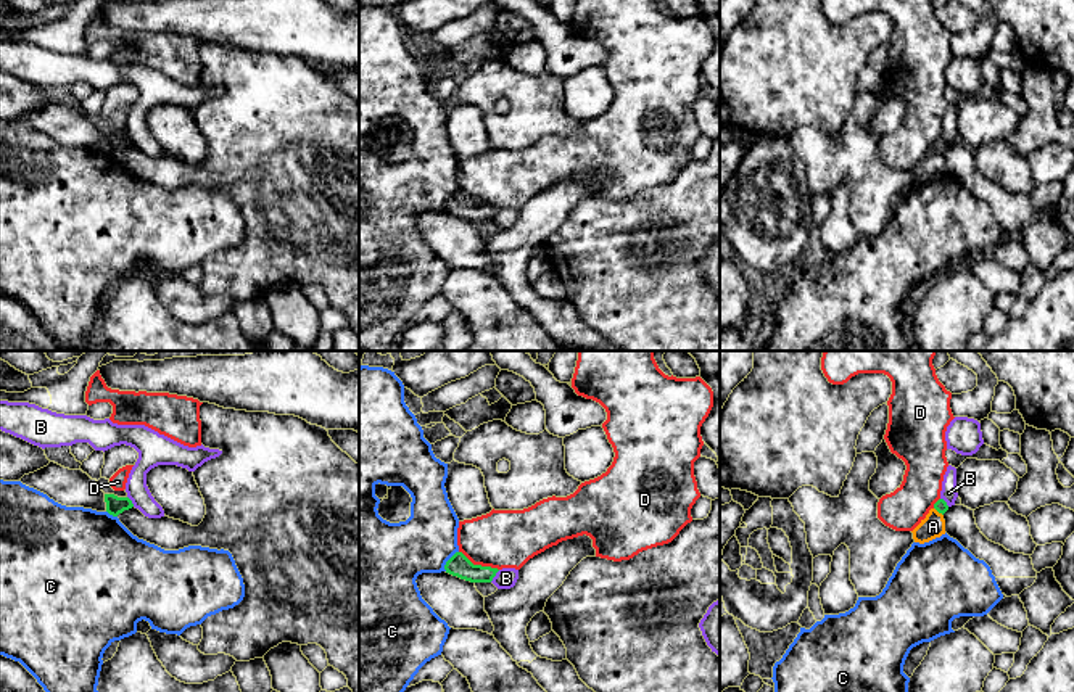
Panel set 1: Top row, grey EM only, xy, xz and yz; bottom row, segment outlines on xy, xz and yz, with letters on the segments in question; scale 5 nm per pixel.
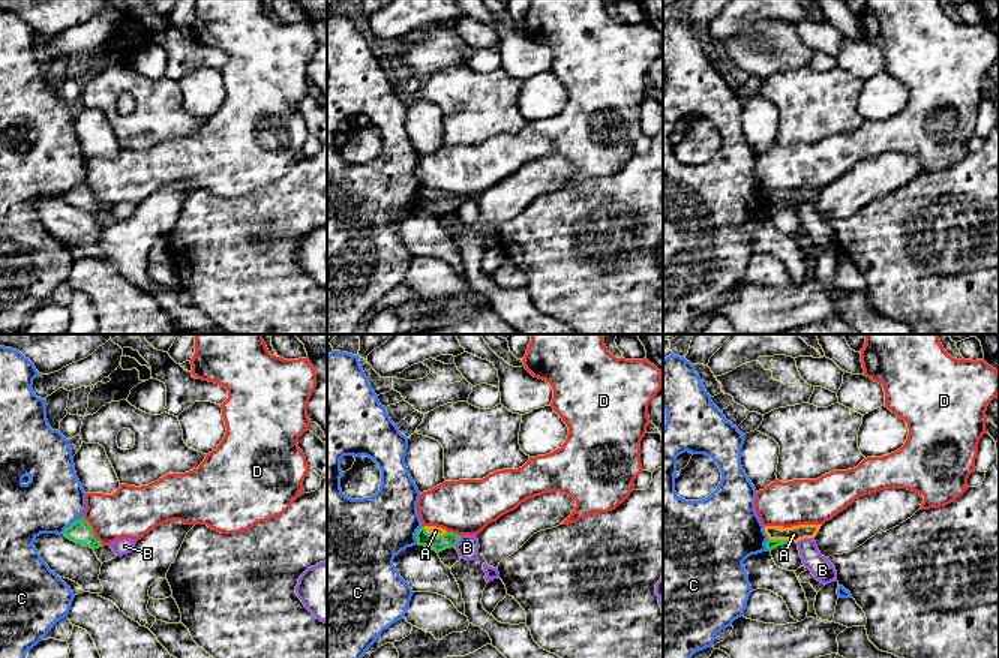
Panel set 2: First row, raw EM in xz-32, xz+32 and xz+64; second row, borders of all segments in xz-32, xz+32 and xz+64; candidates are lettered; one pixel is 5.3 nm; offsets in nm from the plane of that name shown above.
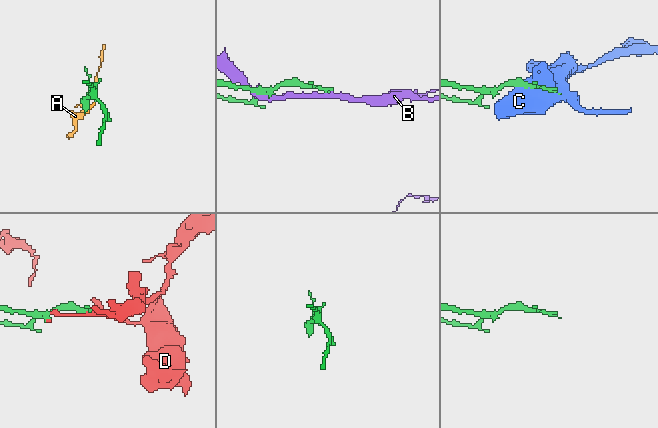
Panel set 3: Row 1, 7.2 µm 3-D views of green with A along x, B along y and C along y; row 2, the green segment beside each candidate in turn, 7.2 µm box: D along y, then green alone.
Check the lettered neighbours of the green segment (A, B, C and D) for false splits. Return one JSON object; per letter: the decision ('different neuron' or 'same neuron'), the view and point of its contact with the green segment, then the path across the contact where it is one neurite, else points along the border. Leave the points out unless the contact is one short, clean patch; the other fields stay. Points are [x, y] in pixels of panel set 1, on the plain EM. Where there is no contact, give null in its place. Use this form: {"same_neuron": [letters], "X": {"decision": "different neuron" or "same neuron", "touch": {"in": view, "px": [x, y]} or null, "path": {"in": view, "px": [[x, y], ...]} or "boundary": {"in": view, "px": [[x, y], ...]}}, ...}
{"same_neuron": ["A"], "A": {"decision": "same neuron", "touch": {"in": "yz", "px": [939, 152]}, "path": {"in": "yz", "px": [[941, 145], [939, 152], [933, 166]]}}, "B": {"decision": "different neuron", "touch": {"in": "xz", "px": [495, 214]}}, "C": {"decision": "different neuron", "touch": {"in": "xz", "px": [448, 200]}}, "D": {"decision": "different neuron", "touch": {"in": "xz", "px": [479, 205]}}}

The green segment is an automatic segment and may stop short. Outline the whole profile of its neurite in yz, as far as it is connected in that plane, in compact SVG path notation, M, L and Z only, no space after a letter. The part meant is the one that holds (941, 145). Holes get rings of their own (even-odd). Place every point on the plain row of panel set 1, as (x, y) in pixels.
M939 138L929 150L926 158L921 159L921 163L911 171L915 182L924 183L945 174L944 153L947 150L947 142L944 138Z

